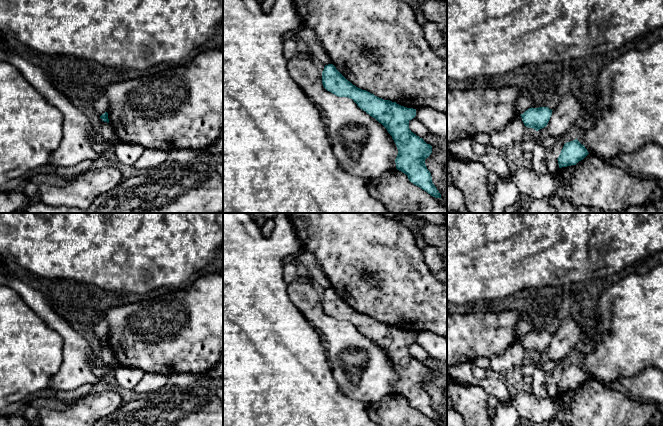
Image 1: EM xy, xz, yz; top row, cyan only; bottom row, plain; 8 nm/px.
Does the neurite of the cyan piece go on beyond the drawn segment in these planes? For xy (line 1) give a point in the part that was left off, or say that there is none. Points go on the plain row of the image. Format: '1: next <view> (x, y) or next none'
1: next none

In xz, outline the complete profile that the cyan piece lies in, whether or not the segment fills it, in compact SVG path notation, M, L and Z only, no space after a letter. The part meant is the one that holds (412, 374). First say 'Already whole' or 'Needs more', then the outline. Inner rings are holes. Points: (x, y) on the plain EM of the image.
Already whole. M333 288L325 289L322 308L332 318L352 323L360 333L381 347L398 373L396 393L406 398L411 407L431 420L441 422L425 388L425 383L432 377L432 370L409 353L409 345L415 342L416 333L384 324L356 311Z

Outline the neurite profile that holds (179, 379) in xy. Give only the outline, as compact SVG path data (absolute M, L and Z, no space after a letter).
M176 373L169 375L169 384L177 387L190 387L196 384L199 378L198 374Z

